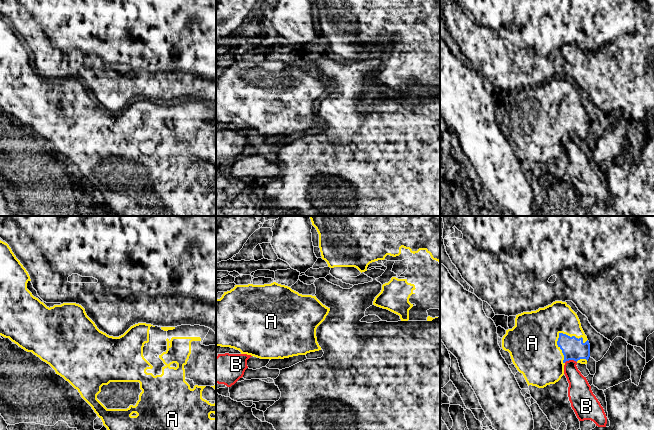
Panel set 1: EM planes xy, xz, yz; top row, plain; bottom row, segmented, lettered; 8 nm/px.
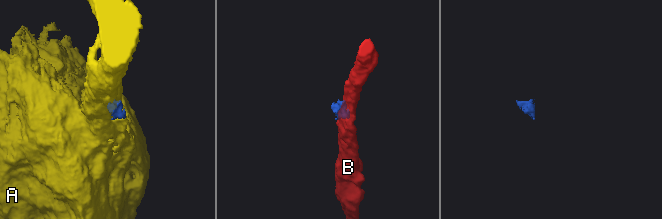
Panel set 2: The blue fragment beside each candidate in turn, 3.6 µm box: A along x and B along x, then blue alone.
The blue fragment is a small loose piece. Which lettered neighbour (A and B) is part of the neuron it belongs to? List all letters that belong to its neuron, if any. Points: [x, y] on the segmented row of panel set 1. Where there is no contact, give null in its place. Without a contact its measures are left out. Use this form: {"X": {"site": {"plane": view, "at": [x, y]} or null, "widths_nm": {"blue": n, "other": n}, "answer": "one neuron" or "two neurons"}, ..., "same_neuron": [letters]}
{"A": {"site": {"plane": "yz", "at": [559, 334]}, "widths_nm": {"blue": 180, "other": 400}, "answer": "one neuron"}, "B": {"site": {"plane": "yz", "at": [570, 359]}, "widths_nm": {"blue": 180, "other": 170}, "answer": "two neurons"}, "same_neuron": ["A"]}

